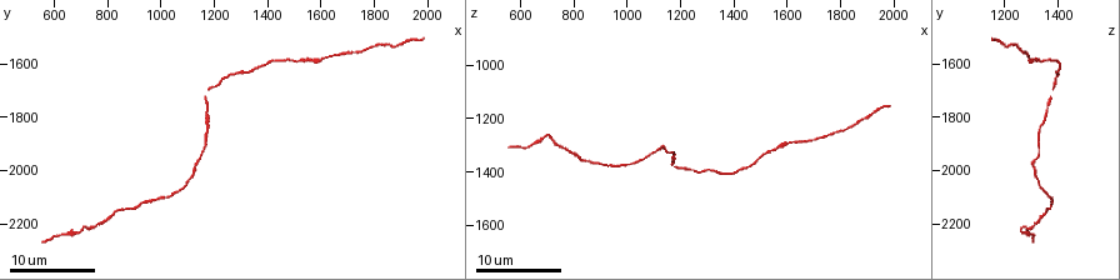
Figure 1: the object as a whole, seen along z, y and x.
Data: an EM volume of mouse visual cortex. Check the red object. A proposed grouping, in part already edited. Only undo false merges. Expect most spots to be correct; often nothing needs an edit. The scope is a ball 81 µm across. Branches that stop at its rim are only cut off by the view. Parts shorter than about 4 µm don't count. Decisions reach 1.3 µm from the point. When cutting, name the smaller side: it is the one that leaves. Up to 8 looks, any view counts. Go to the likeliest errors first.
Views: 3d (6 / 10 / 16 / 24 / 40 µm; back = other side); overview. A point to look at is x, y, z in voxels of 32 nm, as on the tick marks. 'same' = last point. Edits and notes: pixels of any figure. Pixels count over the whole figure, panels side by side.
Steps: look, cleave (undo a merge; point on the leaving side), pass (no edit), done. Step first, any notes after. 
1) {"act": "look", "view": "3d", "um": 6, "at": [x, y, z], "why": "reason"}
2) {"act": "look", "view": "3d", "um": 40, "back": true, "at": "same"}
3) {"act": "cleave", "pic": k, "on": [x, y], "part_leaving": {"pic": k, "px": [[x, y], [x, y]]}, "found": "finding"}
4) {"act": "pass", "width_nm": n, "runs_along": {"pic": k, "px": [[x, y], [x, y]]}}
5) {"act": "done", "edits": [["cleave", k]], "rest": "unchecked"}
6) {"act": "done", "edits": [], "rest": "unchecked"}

{"act": "look", "view": "3d", "um": 6, "at": [710, 2210, 1260], "why": "sudden change in width"}

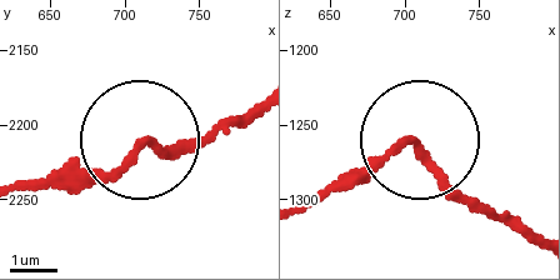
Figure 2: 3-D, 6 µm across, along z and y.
{"act": "pass", "runs_along": {"pic": 2, "px": [[253, 106], [54, 186]]}, "found": "all the same cell"}

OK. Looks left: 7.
{"act": "look", "view": "3d", "um": 10, "at": [830, 2160, 1350], "why": "sudden change in width"}

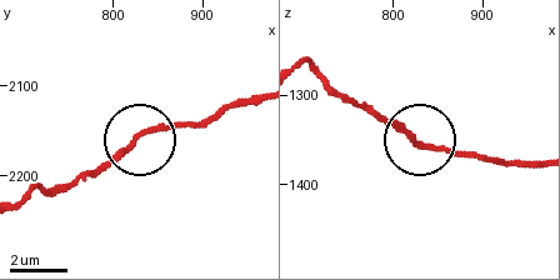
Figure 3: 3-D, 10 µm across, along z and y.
{"act": "pass", "found": "continuous, no second cell"}

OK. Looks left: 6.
{"act": "look", "view": "3d", "um": 10, "at": [1600, 1590, 1290], "why": "sudden change in width"}

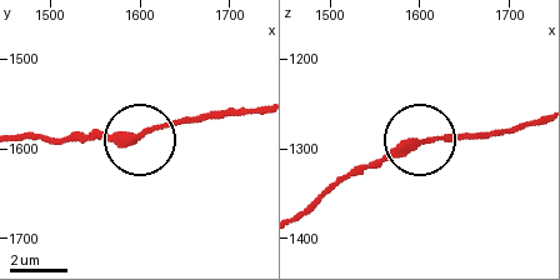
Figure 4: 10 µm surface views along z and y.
{"act": "look", "view": "3d", "um": 6, "at": [1595, 1590, 1290]}

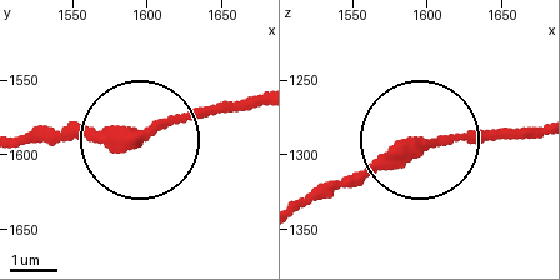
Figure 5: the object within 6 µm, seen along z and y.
{"act": "pass", "runs_along": {"pic": 5, "px": [[30, 136], [138, 136], [254, 105]]}, "found": "continuous, no second cell"}

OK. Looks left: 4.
{"act": "look", "view": "3d", "um": 10, "at": [1000, 2100, 1380], "why": "narrows sharply"}

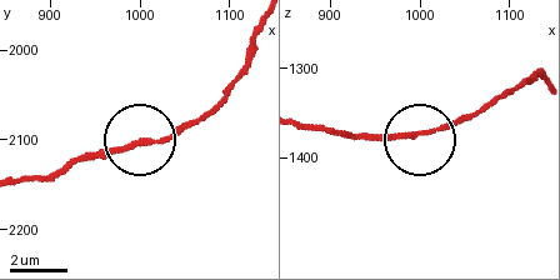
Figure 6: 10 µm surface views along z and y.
{"act": "look", "view": "3d", "um": 6, "at": [1010, 2105, 1370]}

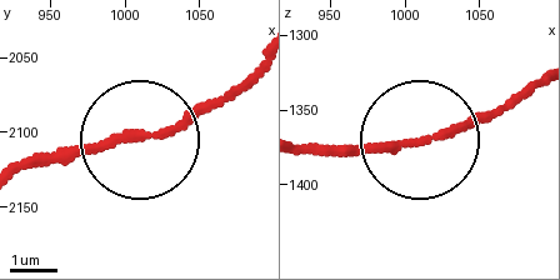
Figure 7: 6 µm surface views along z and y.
{"act": "pass", "runs_along": {"pic": 7, "px": [[259, 60], [151, 136], [24, 156]]}, "found": "one cell here"}

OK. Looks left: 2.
{"act": "done", "edits": [], "rest": "unchecked"}

